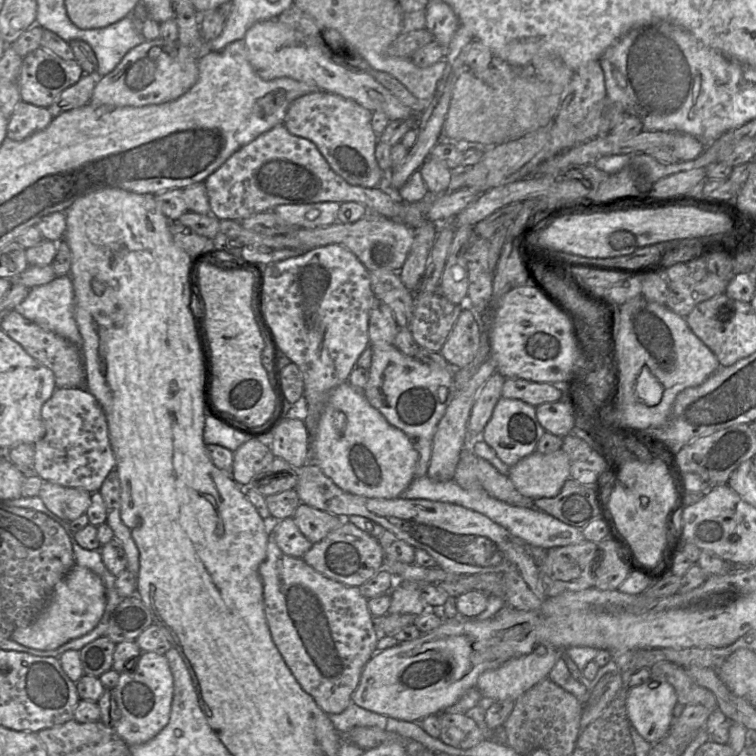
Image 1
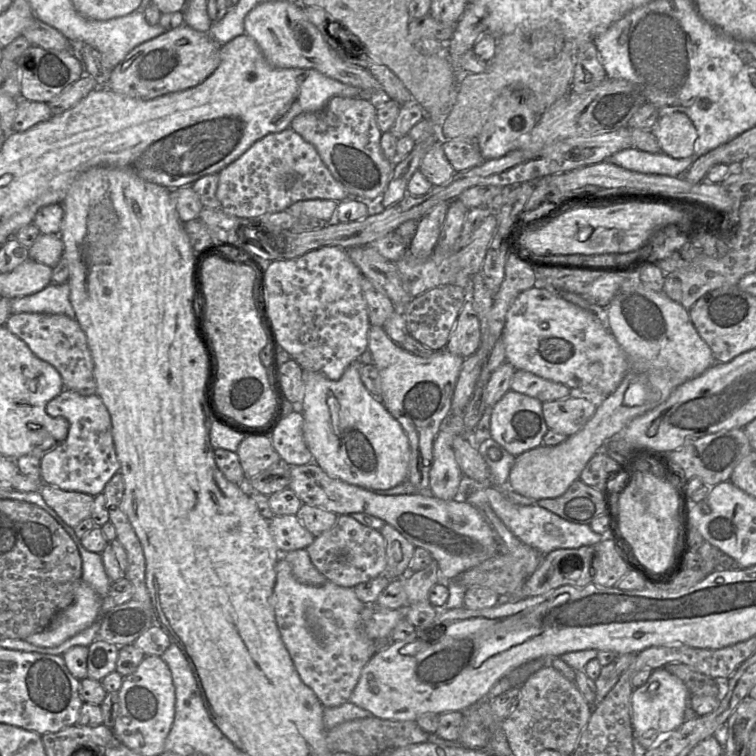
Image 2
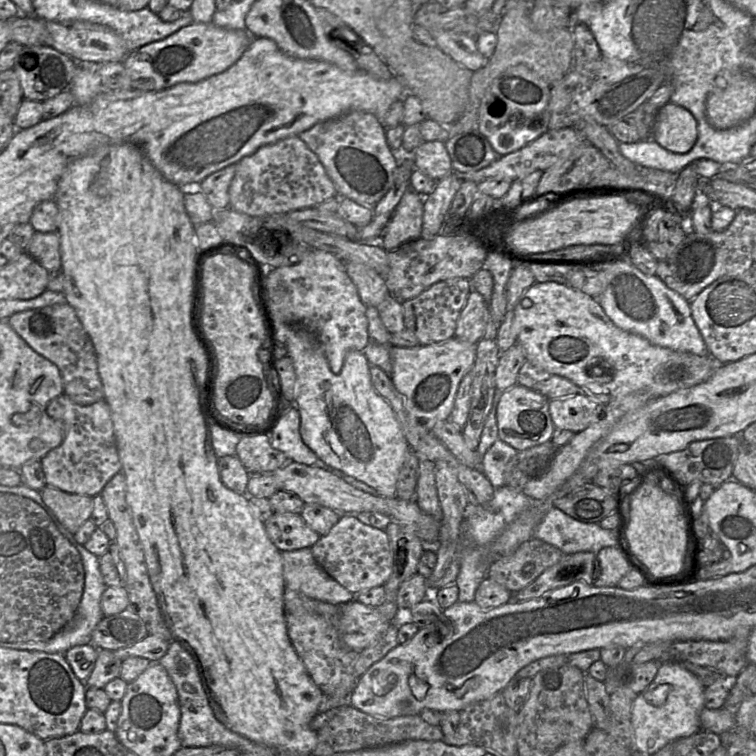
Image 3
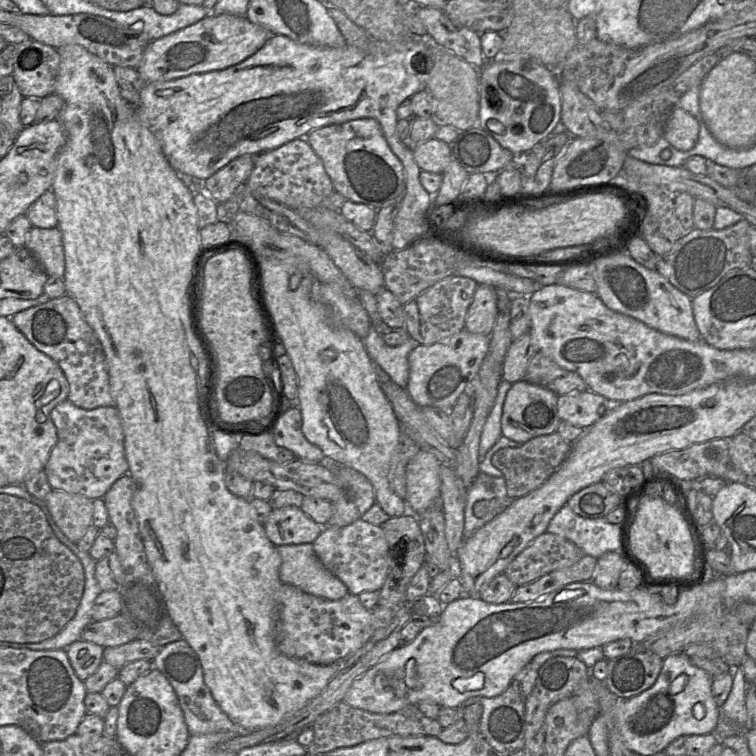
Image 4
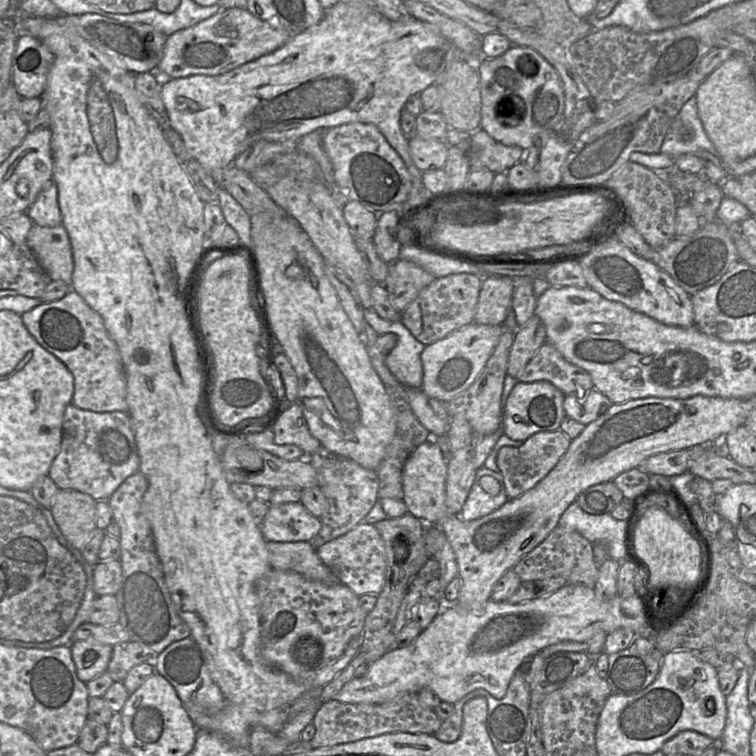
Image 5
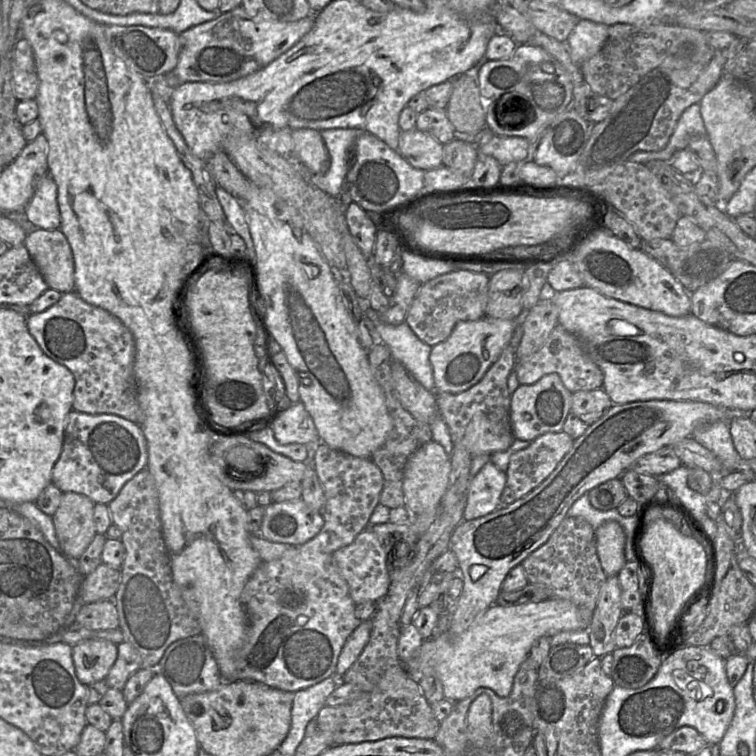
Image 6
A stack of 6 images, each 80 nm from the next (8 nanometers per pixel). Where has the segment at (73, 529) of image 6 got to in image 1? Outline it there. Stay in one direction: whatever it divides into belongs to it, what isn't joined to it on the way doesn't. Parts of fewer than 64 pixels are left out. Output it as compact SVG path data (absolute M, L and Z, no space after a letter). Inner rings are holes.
M44 481L39 496L47 509L70 522L86 514L91 505L91 493L82 488L64 487Z

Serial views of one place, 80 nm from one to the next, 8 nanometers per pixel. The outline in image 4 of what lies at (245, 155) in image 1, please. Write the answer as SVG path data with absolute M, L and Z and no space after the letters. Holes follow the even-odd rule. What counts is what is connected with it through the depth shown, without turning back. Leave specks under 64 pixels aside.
M305 138L256 155L253 170L245 184L253 195L269 198L294 210L318 207L335 191L322 161Z

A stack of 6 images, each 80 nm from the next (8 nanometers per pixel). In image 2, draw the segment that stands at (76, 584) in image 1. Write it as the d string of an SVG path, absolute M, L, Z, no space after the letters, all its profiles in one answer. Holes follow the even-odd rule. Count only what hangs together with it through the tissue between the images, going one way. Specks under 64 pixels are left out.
M81 581L73 603L57 613L43 631L34 633L25 640L35 646L56 647L98 620L100 606L101 597L91 586Z

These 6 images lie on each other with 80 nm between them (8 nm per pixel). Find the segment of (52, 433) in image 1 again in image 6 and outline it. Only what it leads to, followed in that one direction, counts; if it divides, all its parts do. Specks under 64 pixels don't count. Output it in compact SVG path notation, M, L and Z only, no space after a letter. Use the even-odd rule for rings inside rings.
M72 409L66 419L61 454L52 469L52 482L63 493L76 492L87 496L94 504L108 505L127 481L146 468L147 462L147 443L139 425L115 414L88 414Z

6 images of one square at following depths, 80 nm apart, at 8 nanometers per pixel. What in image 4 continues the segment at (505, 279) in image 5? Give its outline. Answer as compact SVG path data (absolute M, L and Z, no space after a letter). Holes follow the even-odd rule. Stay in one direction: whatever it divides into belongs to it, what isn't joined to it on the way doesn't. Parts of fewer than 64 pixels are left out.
M480 284L467 310L464 329L484 336L490 336L498 314L496 288Z

